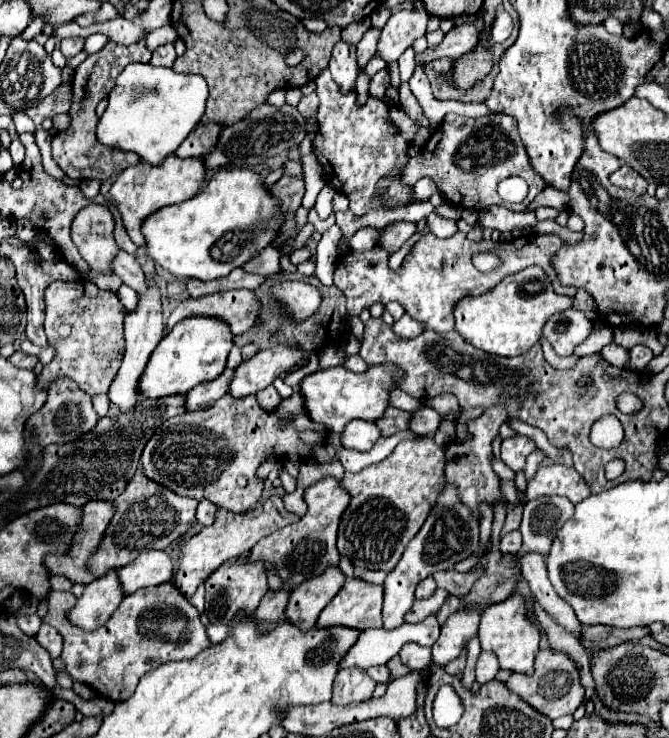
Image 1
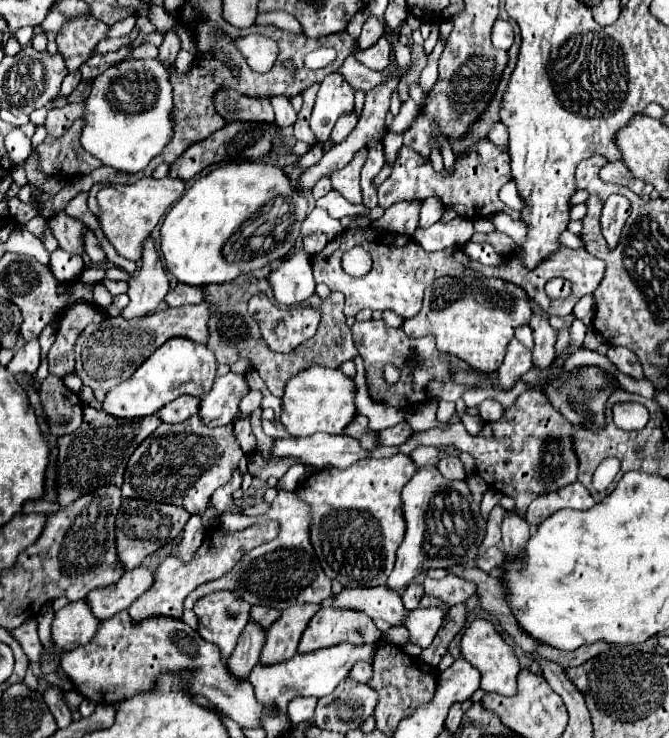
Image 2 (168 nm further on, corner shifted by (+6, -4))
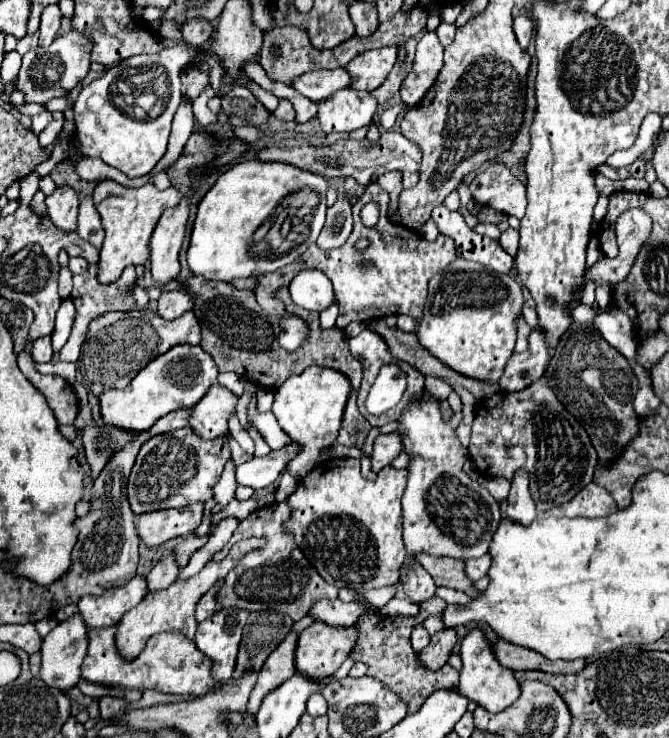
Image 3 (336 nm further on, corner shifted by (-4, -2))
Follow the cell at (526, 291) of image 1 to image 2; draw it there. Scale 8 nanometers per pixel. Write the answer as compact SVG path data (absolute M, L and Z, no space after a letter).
M439 277L425 289L423 309L417 317L403 323L403 331L417 339L425 335L435 337L437 351L453 355L473 369L493 373L505 359L505 345L513 339L515 329L529 323L531 307L525 291L503 279L487 277Z

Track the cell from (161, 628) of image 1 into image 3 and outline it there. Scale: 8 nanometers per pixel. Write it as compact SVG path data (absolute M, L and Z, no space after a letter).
M117 625L89 631L89 651L81 667L83 679L107 687L123 687L135 691L153 689L173 695L205 695L217 685L211 675L211 659L207 659L207 655L203 655L199 647L195 647L195 643L187 639L181 631L153 635L147 641L147 647L139 653L139 657L127 663L127 659L119 659L119 651L115 651L115 627Z

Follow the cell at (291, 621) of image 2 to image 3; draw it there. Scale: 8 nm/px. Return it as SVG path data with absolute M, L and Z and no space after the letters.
M291 631L291 635L287 635L287 639L283 639L283 643L279 643L279 647L263 663L263 667L259 671L257 685L255 685L255 689L251 691L251 697L249 697L249 705L247 705L249 715L255 715L265 693L273 691L277 685L281 685L285 679L289 679L295 673L295 643L297 643L297 637L299 637L299 633Z

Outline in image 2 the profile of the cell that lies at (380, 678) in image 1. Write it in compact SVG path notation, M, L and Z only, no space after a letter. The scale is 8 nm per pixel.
M357 661L353 667L351 667L351 671L349 671L349 677L351 679L355 679L355 681L359 681L359 683L367 683L369 681L369 677L371 677L371 665L367 663L367 661Z

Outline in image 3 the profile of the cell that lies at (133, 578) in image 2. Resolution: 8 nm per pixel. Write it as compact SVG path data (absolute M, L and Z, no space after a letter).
M135 575L127 585L107 589L101 597L85 595L79 599L79 613L83 615L87 627L97 629L119 623L119 619L147 595L147 583L143 583L143 579L145 577Z

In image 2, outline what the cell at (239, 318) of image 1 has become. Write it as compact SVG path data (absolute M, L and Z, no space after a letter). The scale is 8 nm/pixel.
M185 305L185 307L169 307L157 313L149 313L137 319L111 317L101 321L99 325L87 325L79 339L75 341L75 373L81 377L83 385L91 387L97 401L103 401L105 393L127 381L135 373L135 369L151 355L157 347L161 347L171 337L187 337L193 343L205 343L207 321L209 321L209 305Z

